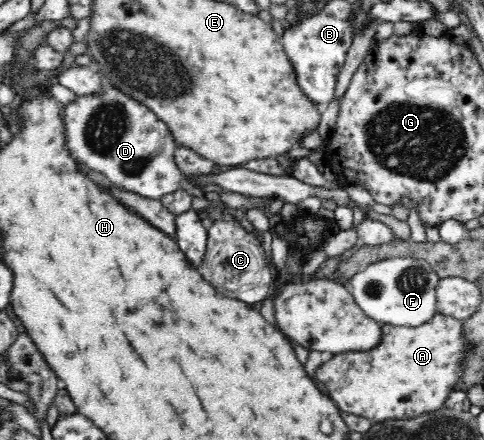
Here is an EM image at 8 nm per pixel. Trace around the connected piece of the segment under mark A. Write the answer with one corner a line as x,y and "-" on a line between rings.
435,313
428,322
423,322
420,326
392,326
382,325
380,323
380,342
378,346
372,346
370,350
348,350
346,352
327,355
322,359
322,363
315,369
314,376
318,382
322,382
328,390
327,394
334,398
338,408
344,413
353,414
356,416
363,416
364,418
372,418
376,423
382,421
398,421
408,418
414,418
426,411
434,411
441,407
443,401
450,392
450,384
454,382
455,371
458,370
458,358
462,355
462,321
454,317
442,316

